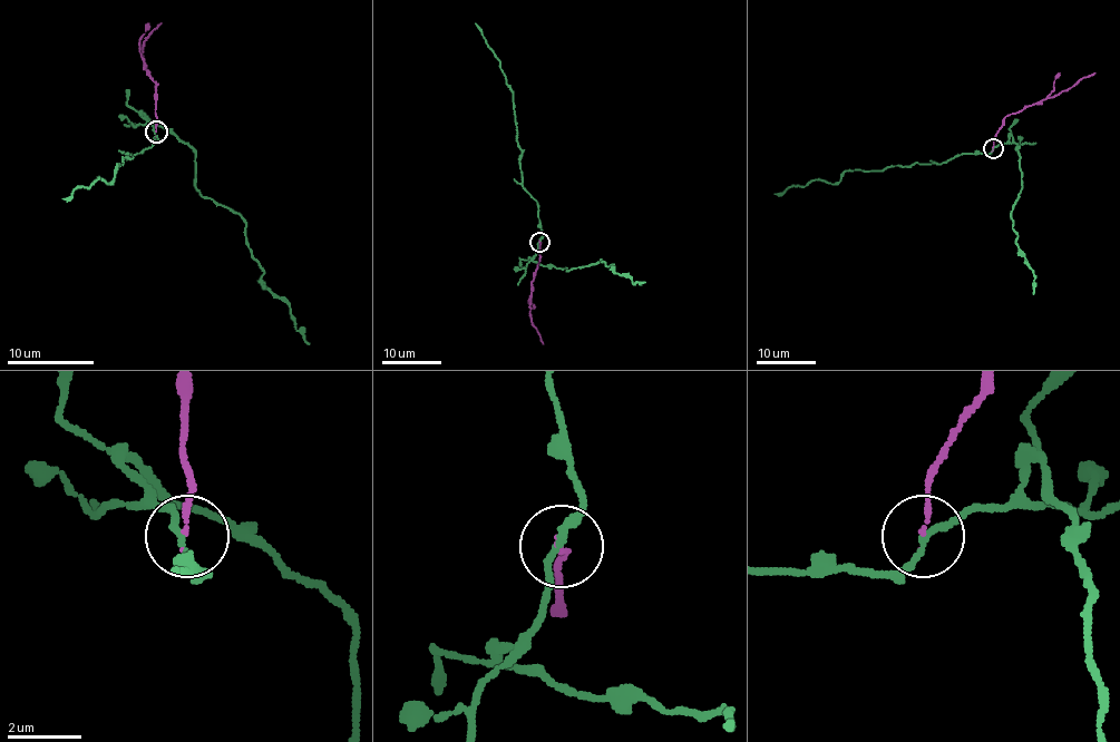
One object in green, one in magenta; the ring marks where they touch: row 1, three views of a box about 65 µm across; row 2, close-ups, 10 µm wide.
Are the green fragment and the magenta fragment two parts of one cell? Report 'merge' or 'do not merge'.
do not merge

